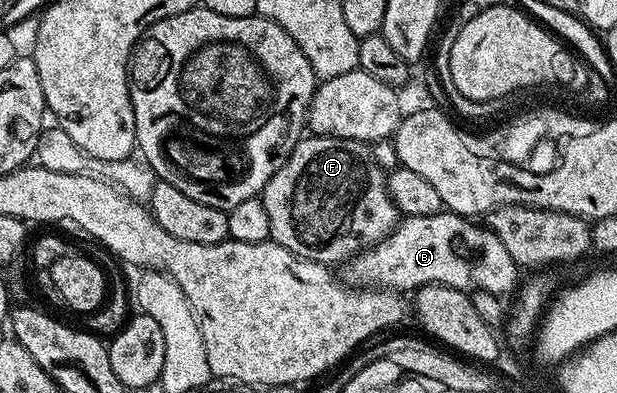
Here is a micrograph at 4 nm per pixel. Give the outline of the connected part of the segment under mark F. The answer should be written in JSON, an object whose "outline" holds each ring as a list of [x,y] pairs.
{"outline":[[[305,135],[286,162],[266,182],[262,193],[266,214],[270,217],[270,237],[277,244],[286,246],[302,260],[319,264],[343,265],[359,252],[374,247],[396,229],[398,213],[388,194],[385,169],[378,167],[367,143],[343,140],[337,136]]]}

